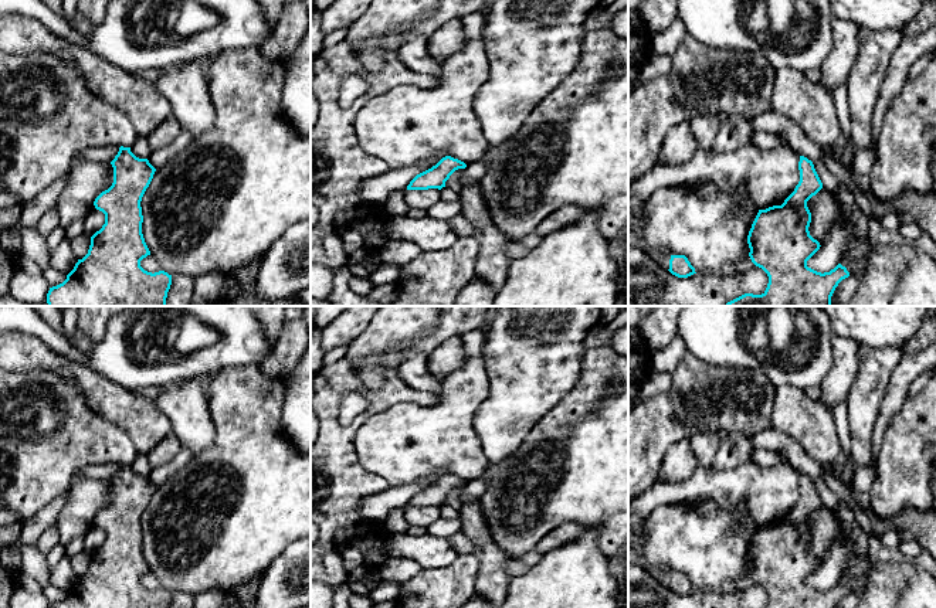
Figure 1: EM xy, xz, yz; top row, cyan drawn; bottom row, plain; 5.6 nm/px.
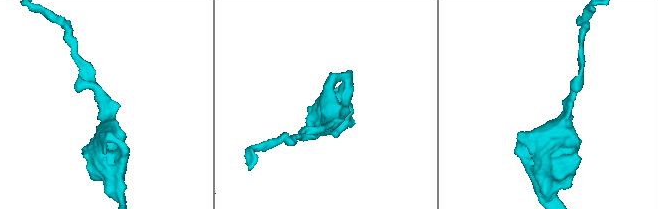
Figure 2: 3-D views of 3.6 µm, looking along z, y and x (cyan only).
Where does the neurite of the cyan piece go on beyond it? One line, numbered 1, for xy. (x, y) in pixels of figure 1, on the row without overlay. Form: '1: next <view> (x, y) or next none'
1: next none

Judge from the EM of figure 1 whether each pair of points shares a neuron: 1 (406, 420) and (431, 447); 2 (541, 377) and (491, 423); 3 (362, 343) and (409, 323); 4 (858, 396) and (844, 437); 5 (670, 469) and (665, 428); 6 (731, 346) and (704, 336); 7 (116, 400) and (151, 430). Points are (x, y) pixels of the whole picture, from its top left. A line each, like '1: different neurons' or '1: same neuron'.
1: same neuron
2: same neuron
3: same neuron
4: different neurons
5: different neurons
6: same neuron
7: same neuron

